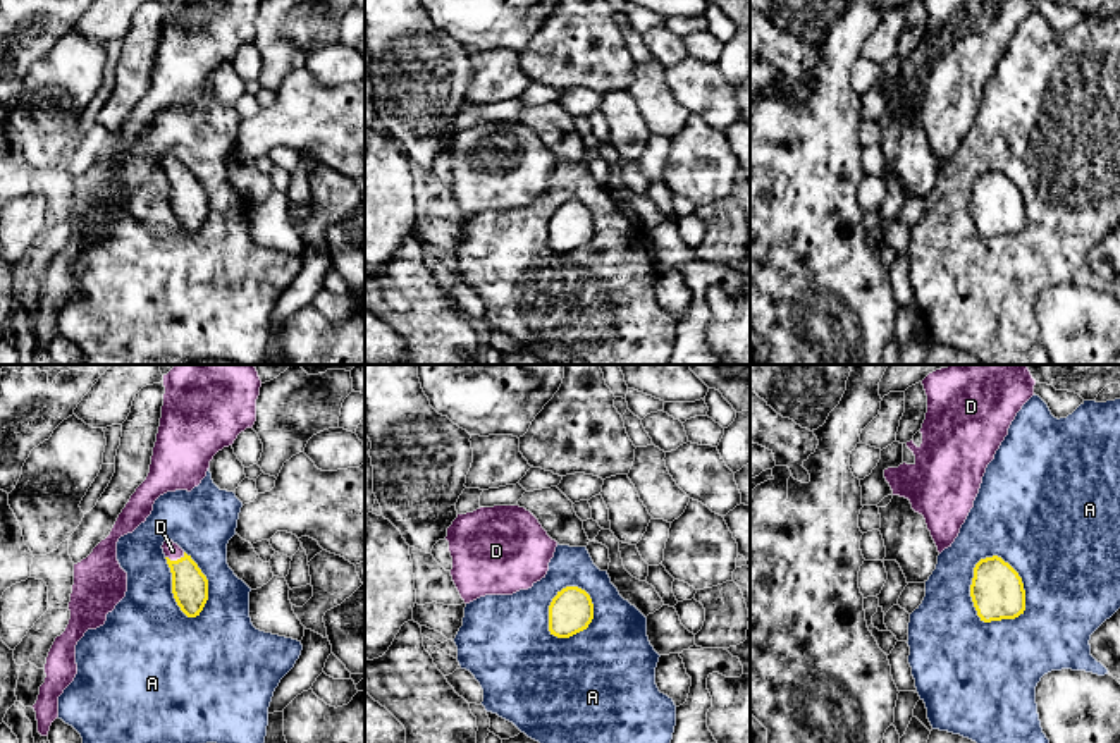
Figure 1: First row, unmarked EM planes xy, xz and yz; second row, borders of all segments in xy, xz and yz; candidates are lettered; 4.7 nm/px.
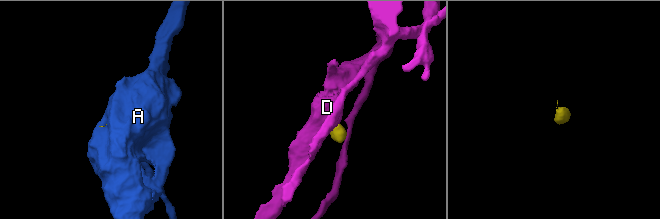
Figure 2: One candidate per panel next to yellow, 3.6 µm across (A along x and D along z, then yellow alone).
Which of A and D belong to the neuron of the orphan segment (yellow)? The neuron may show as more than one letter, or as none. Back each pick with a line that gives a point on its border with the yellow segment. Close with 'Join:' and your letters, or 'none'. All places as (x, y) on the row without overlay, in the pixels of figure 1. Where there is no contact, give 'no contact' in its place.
D: xy (174, 176)
Join: D

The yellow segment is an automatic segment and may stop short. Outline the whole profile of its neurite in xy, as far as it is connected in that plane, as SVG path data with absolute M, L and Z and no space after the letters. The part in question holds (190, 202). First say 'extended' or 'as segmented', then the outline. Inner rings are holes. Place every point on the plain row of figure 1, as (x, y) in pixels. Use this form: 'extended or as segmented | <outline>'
extended | M165 155L163 169L172 187L172 208L188 232L196 232L208 215L208 194L177 158Z

